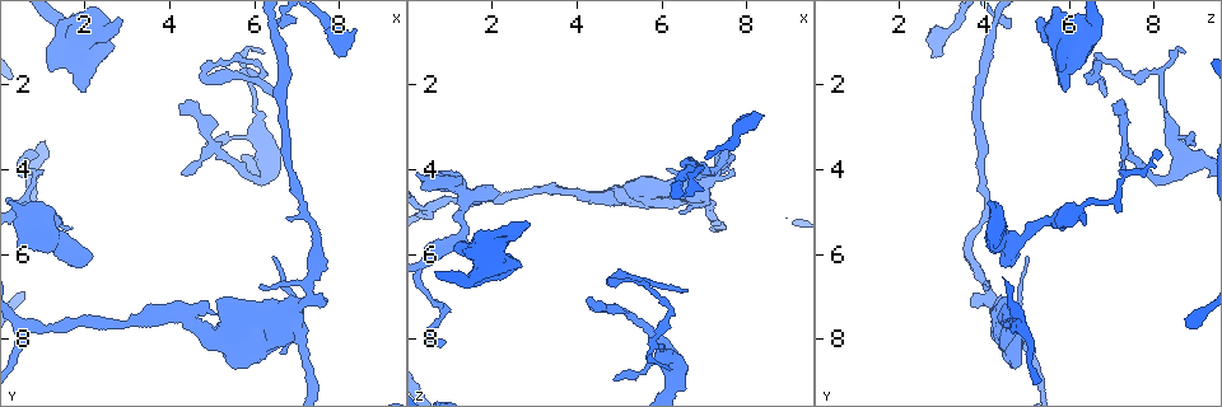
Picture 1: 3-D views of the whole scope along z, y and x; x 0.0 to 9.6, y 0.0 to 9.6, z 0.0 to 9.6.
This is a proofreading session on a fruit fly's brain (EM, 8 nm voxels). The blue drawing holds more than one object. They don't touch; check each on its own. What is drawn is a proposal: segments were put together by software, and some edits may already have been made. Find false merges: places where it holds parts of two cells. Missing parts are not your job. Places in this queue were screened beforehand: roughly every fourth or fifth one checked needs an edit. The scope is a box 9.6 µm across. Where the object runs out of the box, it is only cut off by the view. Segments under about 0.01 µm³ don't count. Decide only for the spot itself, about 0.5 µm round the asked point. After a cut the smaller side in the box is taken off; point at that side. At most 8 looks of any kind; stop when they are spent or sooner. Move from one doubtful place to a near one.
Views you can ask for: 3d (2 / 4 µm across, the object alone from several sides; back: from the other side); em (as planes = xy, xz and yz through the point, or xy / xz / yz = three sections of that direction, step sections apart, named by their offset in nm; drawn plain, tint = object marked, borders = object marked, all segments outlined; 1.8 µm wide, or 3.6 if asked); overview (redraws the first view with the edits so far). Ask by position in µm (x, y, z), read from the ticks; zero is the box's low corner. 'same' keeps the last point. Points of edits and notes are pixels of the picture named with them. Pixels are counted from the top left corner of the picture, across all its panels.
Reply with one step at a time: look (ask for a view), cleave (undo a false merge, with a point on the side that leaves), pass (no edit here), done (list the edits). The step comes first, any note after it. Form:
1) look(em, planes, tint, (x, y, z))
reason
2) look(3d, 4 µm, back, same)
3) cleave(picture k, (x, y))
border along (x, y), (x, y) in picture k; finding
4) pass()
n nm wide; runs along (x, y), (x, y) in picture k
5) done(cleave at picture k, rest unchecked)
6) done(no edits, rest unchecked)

look(em, xz, step 16, tint, (7.35, 7.15, 4.05))
thick turns thin

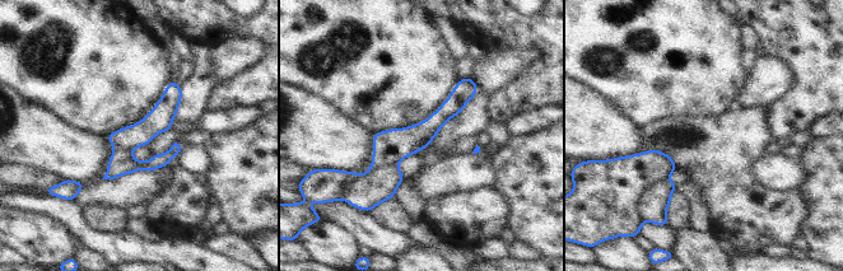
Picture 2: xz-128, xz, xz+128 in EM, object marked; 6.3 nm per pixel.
look(em, xy, step 8, tint, same)

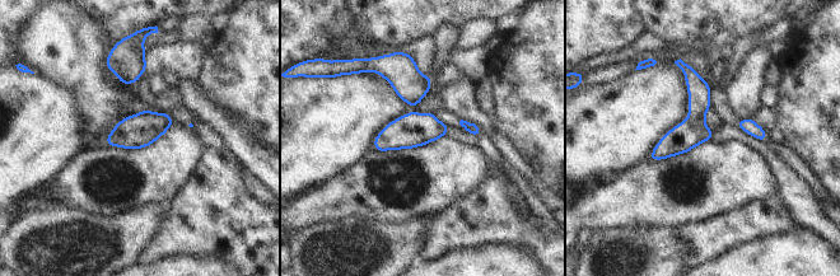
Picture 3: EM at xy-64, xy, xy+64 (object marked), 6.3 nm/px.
cleave(picture 3, (699, 92))
180 nm wide; border along (704, 117), (686, 120) in picture 3; a second cell is stuck on

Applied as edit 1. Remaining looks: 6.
look(em, planes, tint, (4.45, 7.50, 4.65))
closes a loop

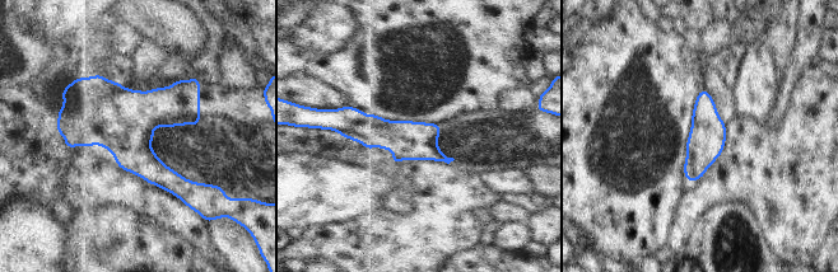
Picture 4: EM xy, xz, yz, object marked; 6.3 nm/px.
pass()
runs along (344, 125), (417, 140), (443, 158) in picture 4; one cell here

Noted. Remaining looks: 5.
look(3d, 4 µm, back, (5.15, 3.60, 7.35))
sharp bend

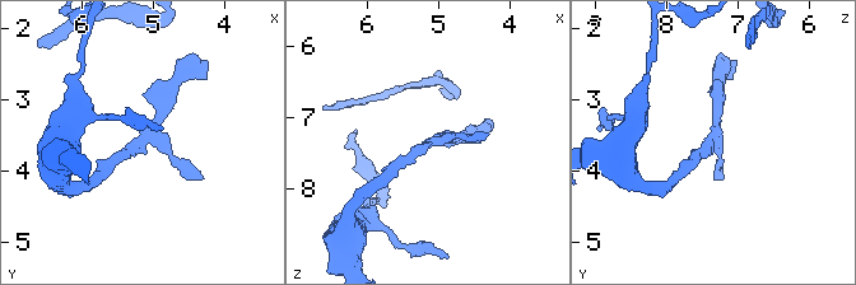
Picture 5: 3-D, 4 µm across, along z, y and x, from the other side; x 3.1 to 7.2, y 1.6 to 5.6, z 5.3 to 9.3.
look(em, yz, step 8, tint, (5.15, 3.60, 7.40))
now the EM

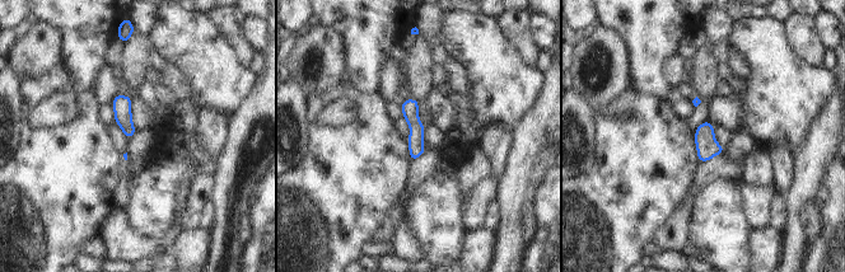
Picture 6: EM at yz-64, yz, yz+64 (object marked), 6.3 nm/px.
look(em, planes, borders, same)

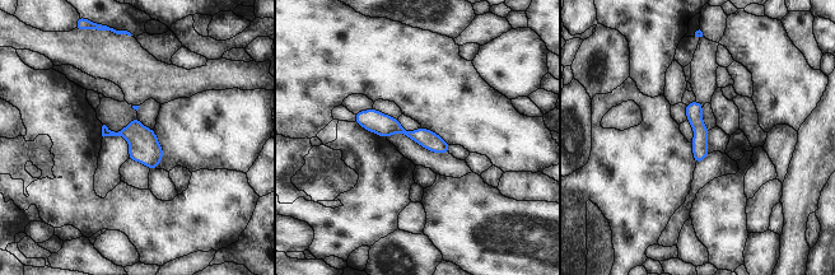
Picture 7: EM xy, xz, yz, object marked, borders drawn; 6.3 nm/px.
pass()
runs along (358, 116), (423, 136), (446, 149) in picture 7; all the same cell

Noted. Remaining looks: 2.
done(cleave at picture 3, rest unchecked)

